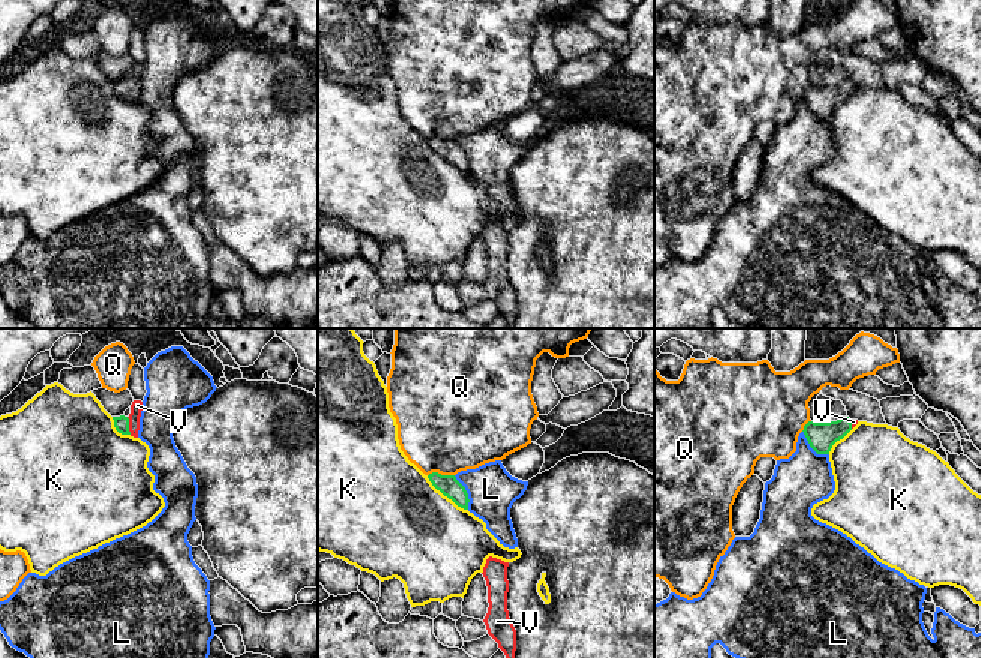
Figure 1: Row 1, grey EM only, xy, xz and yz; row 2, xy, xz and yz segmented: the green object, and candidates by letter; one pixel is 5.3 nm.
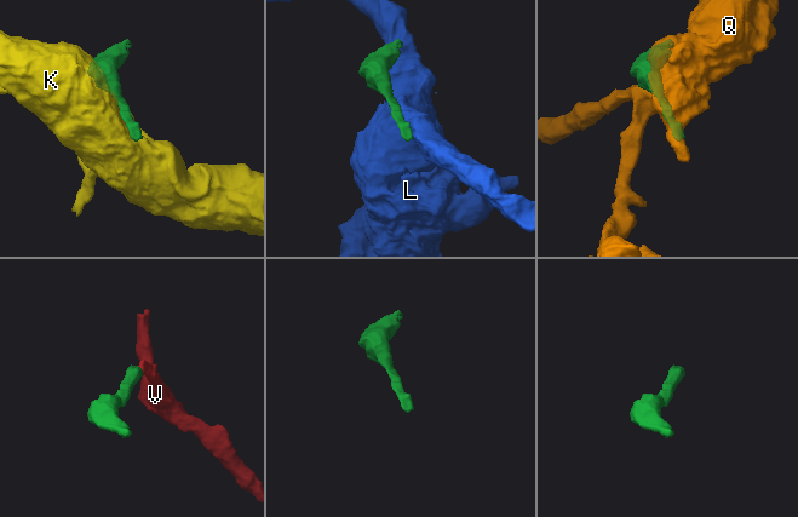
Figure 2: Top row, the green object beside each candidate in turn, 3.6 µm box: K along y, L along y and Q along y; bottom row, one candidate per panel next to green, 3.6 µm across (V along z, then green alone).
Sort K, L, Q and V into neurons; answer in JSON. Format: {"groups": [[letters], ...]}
{"groups": [["K"], ["L"], ["Q"], ["V"]]}

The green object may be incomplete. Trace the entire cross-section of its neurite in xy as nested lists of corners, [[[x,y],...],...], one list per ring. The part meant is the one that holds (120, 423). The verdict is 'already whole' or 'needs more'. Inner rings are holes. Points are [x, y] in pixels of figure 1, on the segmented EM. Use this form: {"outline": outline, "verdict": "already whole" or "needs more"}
{"outline": [[[134,400],[130,405],[130,414],[128,417],[112,417],[116,430],[122,435],[138,438],[141,411],[142,402]]], "verdict": "needs more"}

